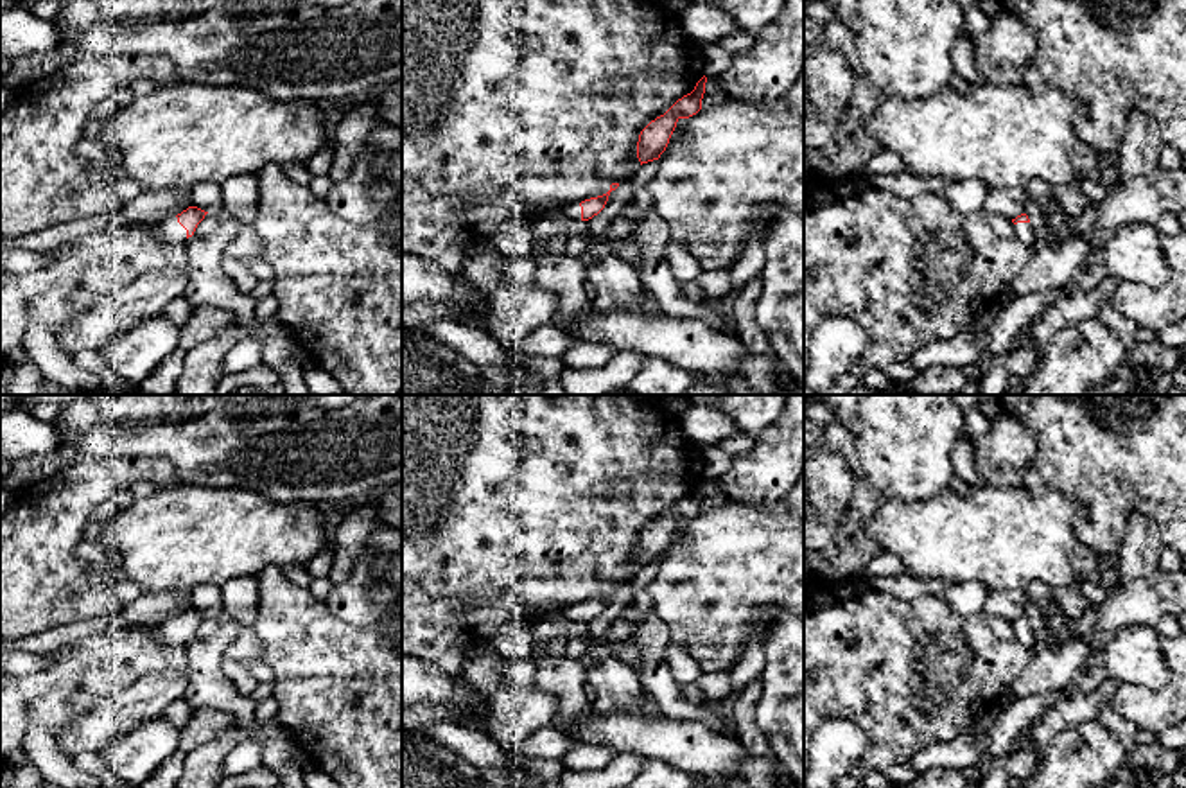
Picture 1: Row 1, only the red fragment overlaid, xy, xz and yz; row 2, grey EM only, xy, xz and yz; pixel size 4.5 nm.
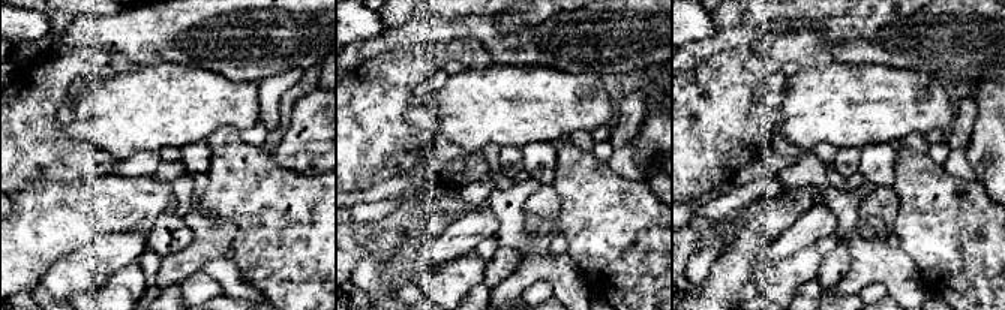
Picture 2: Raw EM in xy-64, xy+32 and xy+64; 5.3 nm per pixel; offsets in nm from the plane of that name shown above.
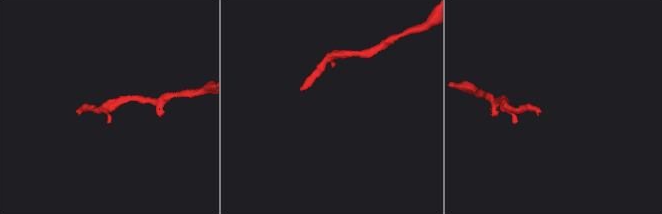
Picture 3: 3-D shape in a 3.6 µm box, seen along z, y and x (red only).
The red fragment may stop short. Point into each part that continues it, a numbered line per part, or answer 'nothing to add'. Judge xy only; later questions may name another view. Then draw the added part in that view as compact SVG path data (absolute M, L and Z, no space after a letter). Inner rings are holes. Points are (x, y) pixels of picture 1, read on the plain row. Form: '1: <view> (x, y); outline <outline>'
1: xy (171, 634); outline M178 619L163 623L156 632L165 646L187 643L187 632L178 625Z

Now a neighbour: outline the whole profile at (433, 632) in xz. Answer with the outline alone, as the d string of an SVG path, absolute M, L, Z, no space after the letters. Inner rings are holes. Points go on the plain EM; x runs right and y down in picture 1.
M402 580L402 655L436 664L443 675L461 679L461 643L474 632L461 623L461 614L484 605L484 596L436 598Z

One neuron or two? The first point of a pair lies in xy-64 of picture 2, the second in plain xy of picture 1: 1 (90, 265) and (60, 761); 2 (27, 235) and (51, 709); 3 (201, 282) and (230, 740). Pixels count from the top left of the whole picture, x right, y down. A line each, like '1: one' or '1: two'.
1: two
2: one
3: two

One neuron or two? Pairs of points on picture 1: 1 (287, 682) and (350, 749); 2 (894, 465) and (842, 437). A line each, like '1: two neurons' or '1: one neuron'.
1: one neuron
2: two neurons

